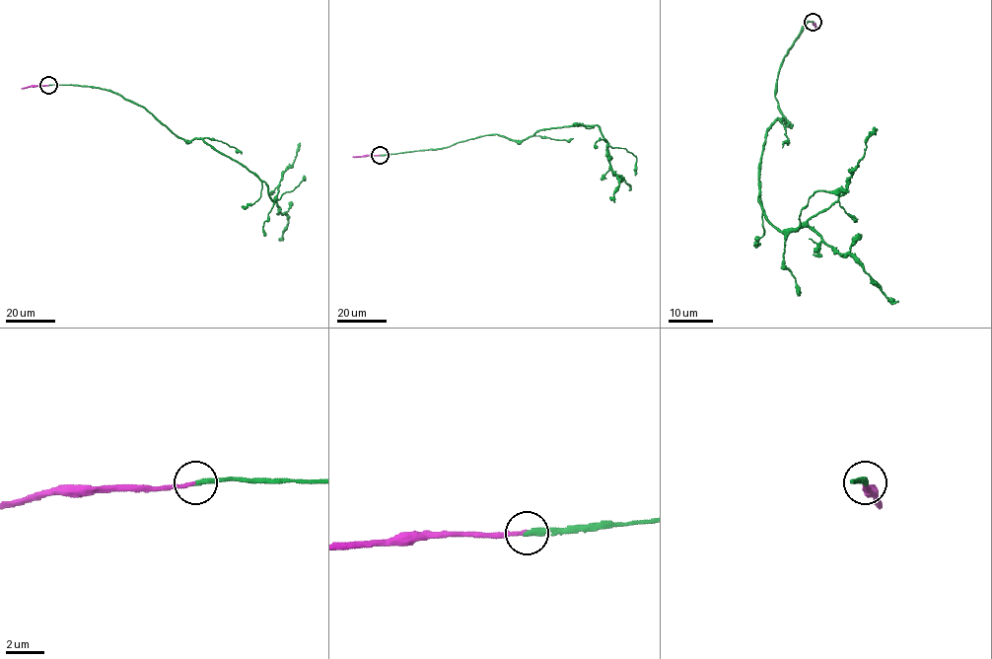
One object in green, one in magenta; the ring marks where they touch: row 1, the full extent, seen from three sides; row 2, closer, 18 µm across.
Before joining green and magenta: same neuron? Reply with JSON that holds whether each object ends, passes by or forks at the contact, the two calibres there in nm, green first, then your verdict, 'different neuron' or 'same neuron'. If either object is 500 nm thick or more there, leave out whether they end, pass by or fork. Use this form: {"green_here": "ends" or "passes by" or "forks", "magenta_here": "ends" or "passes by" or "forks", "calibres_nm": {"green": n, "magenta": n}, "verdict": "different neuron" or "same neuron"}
{"green_here": "ends", "magenta_here": "ends", "calibres_nm": {"green": 320, "magenta": 190}, "verdict": "same neuron"}

